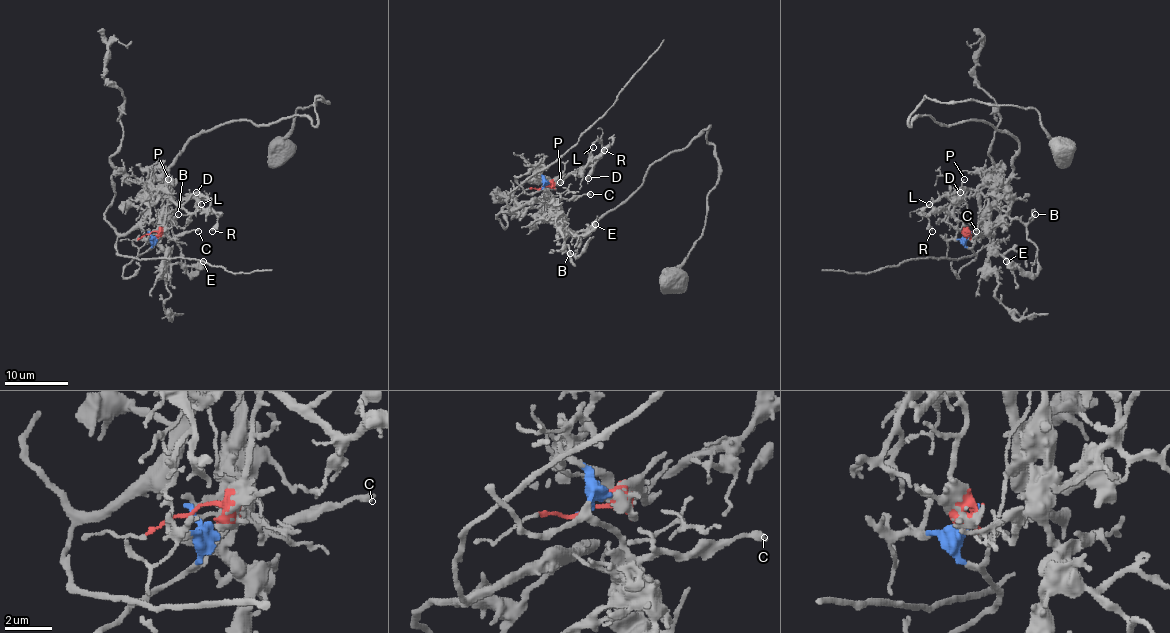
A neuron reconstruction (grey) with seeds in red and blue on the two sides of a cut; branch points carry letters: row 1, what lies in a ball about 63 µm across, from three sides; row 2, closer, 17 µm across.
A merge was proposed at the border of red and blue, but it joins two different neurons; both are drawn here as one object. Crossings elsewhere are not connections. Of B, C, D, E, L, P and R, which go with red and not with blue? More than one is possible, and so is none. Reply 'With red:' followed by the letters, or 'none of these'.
With red: D, L, P, R

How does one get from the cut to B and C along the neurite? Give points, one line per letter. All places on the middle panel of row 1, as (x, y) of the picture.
B: (541, 188), (543, 184), (543, 189), (552, 195), (552, 213), (562, 222), (565, 245), (570, 253)
C: (541, 188), (543, 184), (543, 189), (556, 199), (591, 194)

